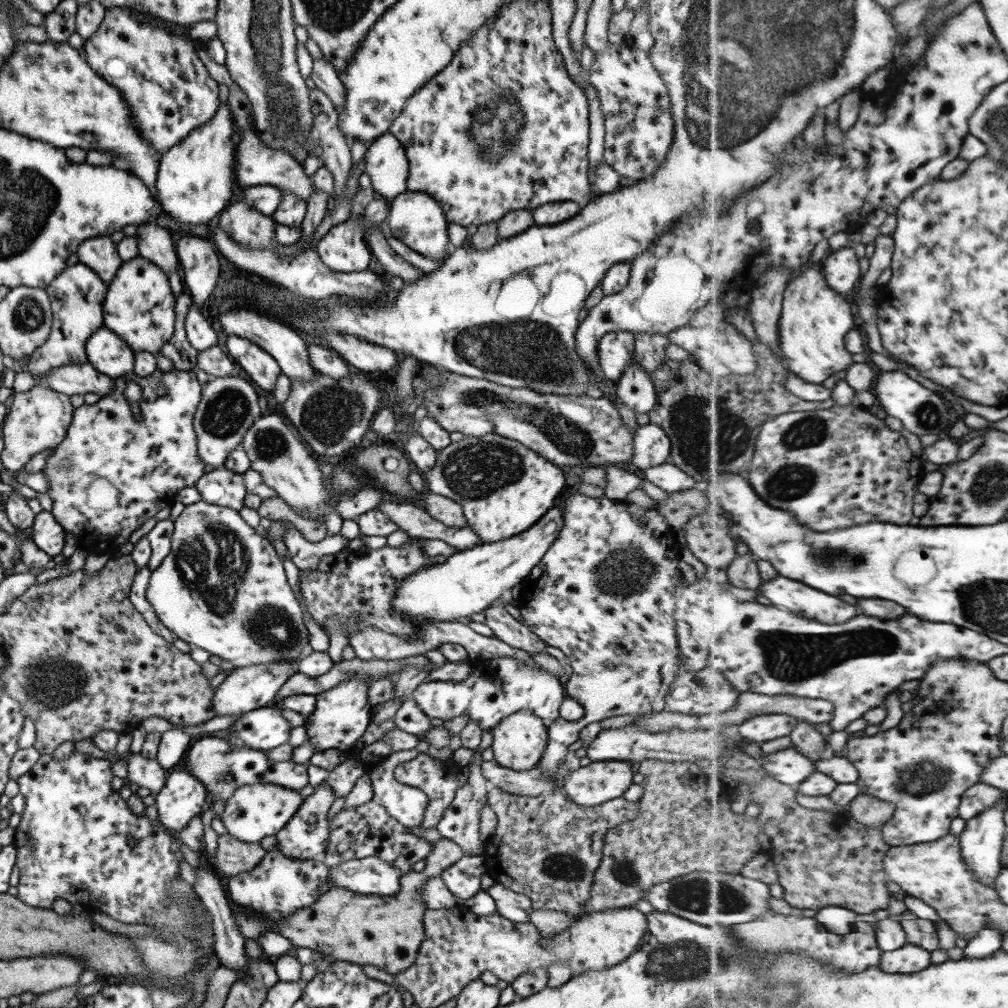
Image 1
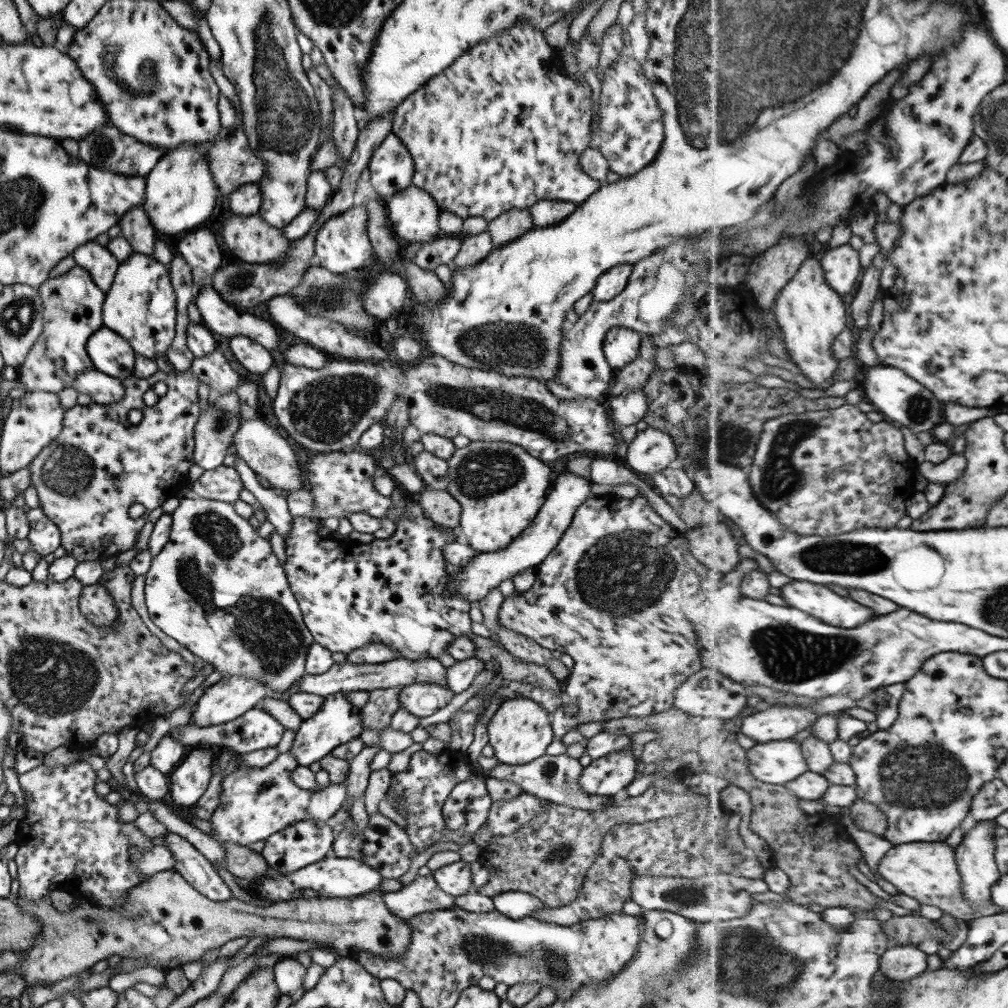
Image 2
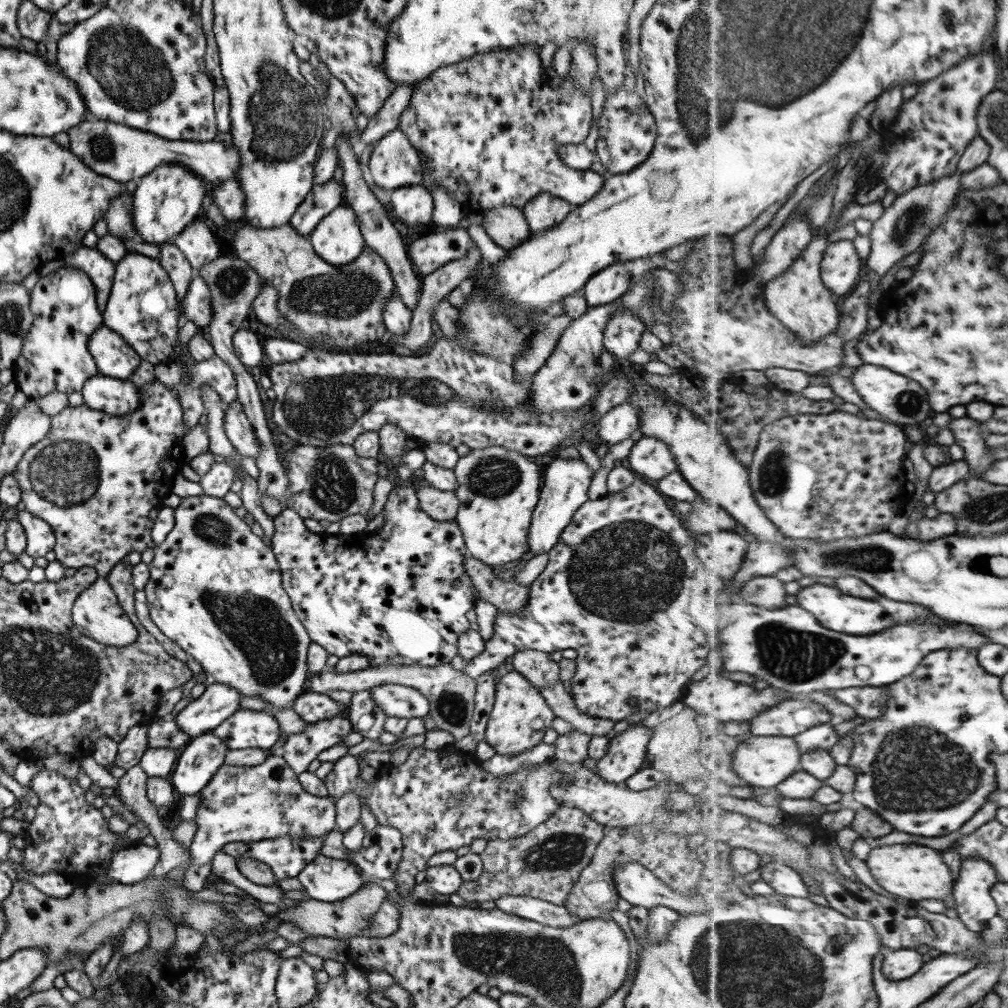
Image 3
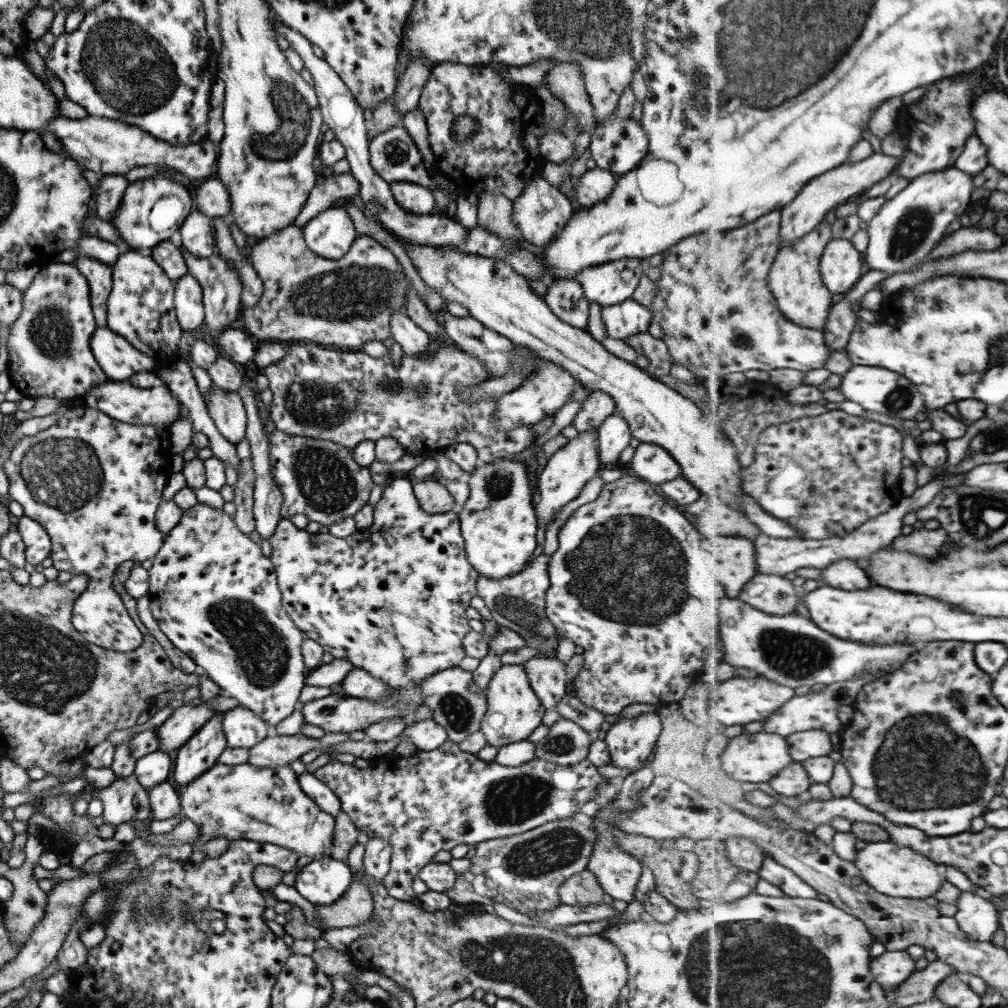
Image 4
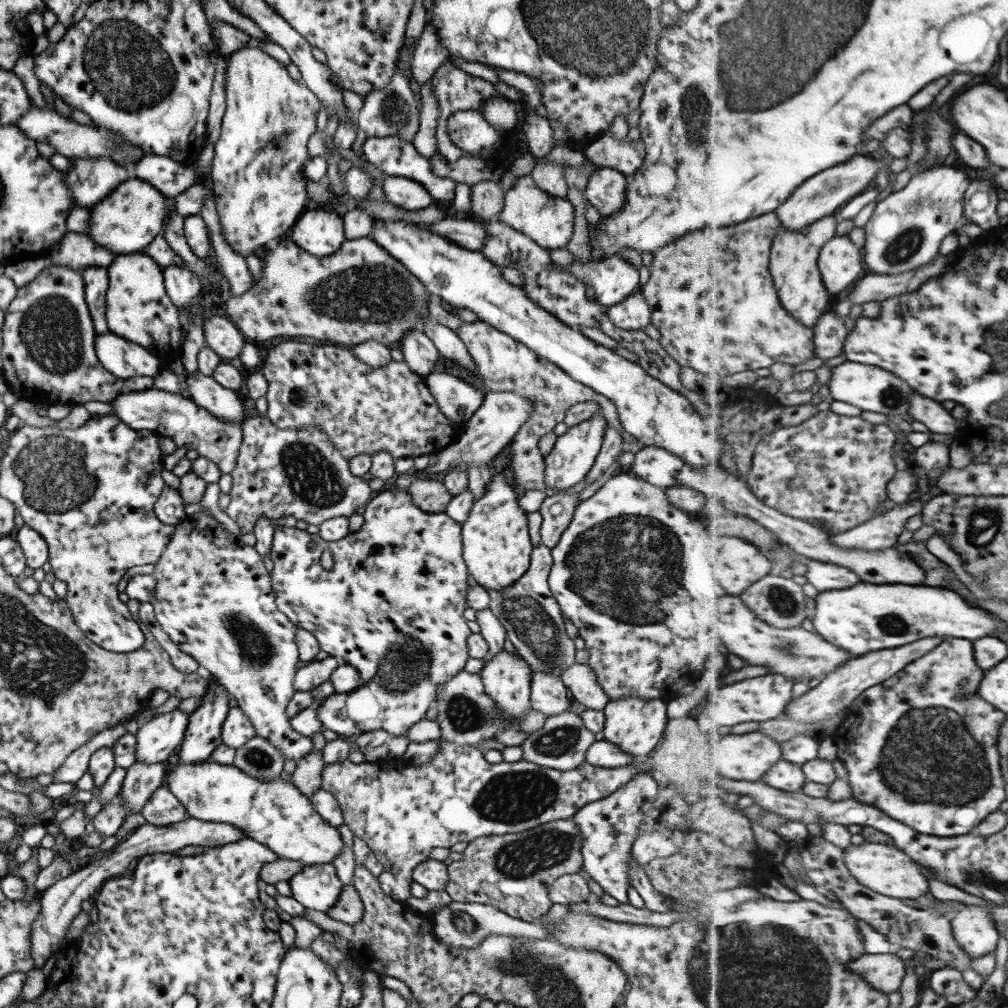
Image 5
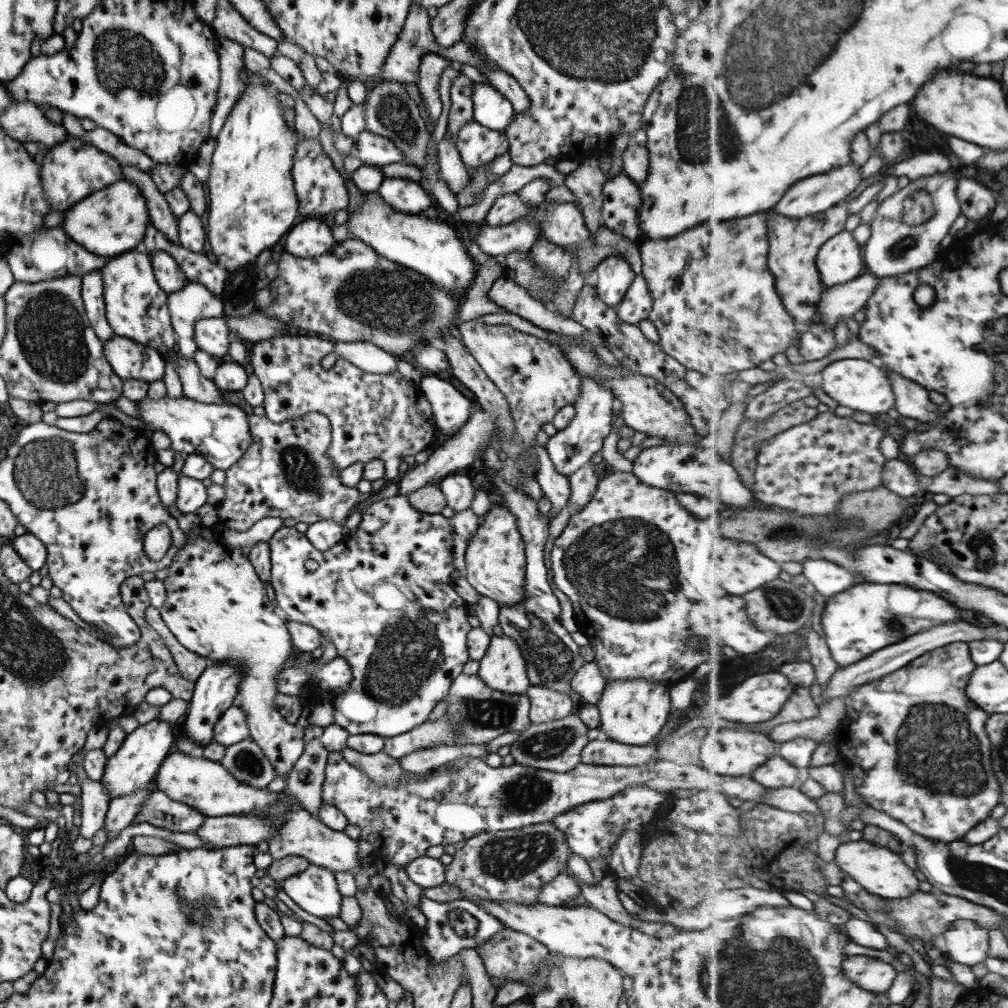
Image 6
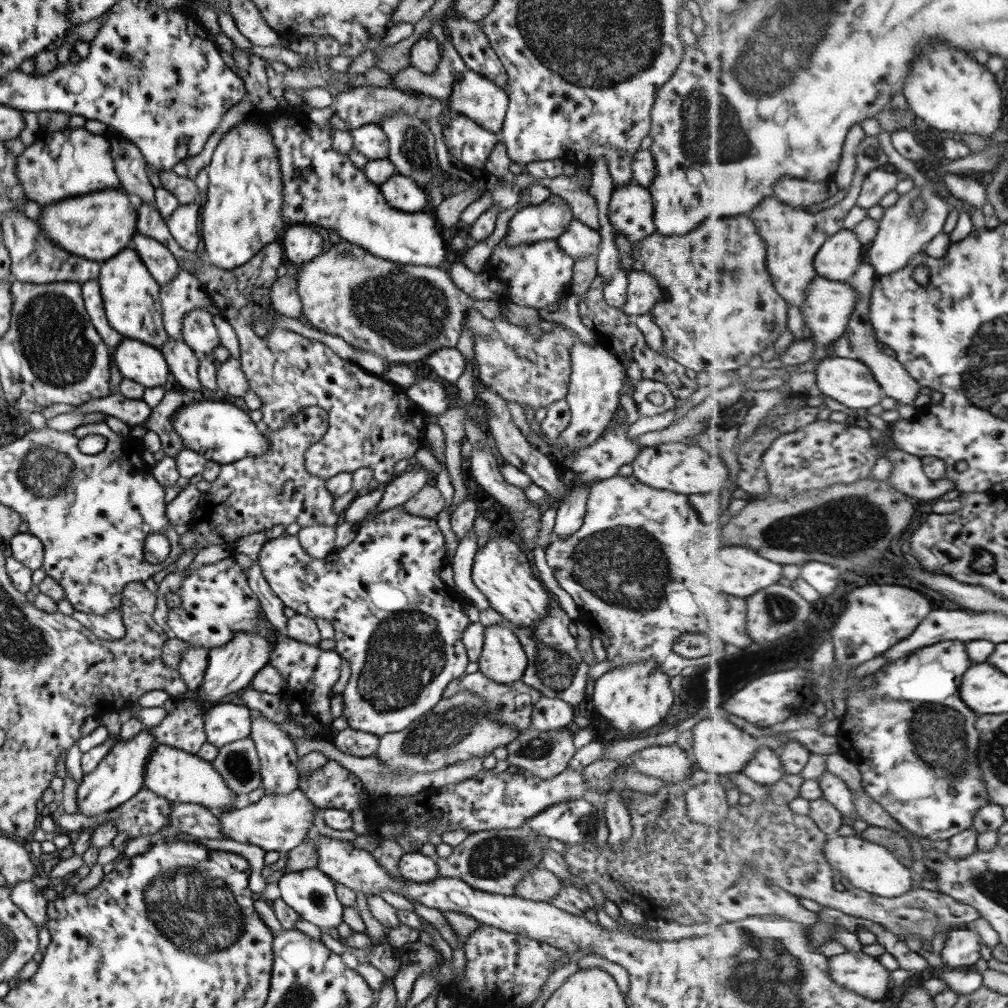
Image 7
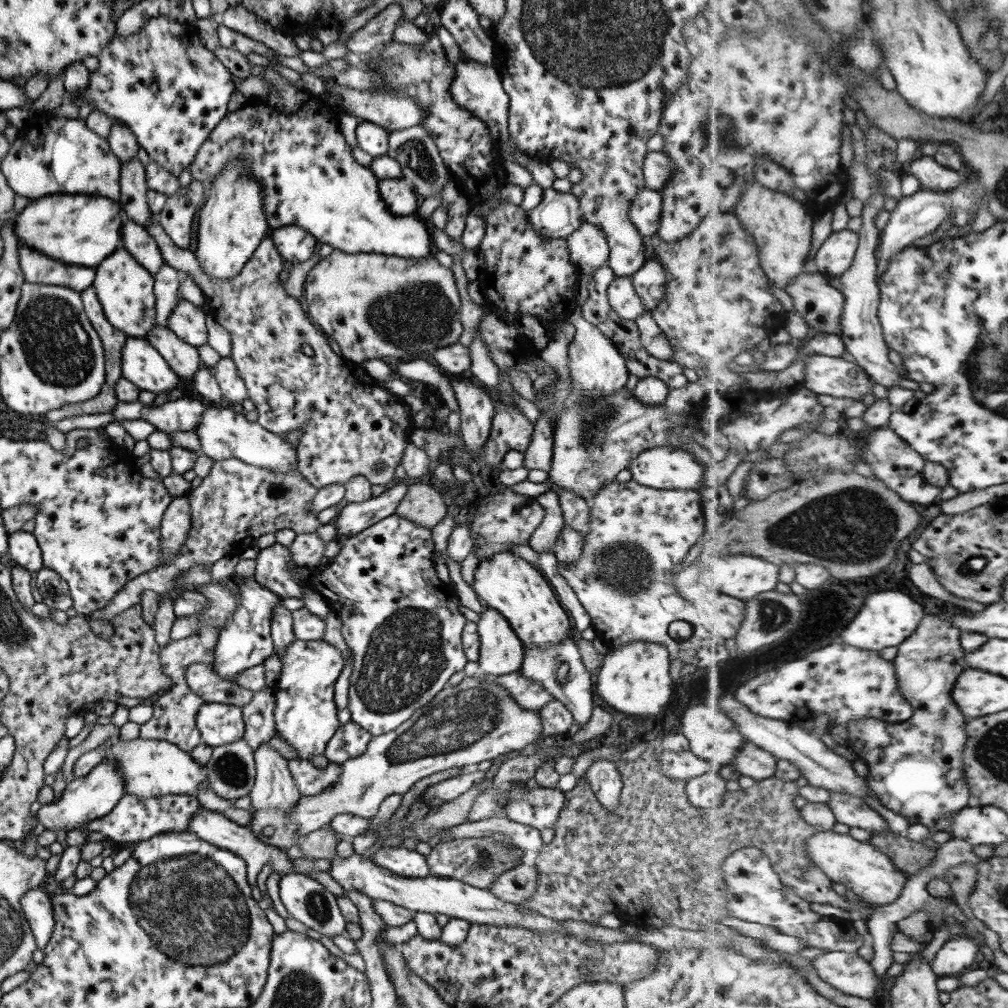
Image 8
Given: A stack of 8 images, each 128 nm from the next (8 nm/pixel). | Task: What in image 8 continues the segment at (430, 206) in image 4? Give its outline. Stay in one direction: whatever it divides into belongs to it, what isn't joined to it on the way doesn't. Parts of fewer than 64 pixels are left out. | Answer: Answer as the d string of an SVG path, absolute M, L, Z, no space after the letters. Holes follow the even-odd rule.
M402 179L378 180L378 193L386 209L395 216L415 213L420 199Z

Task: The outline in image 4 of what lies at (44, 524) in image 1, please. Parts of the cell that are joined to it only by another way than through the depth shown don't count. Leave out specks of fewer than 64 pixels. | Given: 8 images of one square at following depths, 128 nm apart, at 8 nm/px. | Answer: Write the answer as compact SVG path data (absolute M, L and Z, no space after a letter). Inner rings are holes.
M23 515L18 519L16 532L23 541L25 561L30 565L38 565L49 556L51 548L49 536L32 518Z

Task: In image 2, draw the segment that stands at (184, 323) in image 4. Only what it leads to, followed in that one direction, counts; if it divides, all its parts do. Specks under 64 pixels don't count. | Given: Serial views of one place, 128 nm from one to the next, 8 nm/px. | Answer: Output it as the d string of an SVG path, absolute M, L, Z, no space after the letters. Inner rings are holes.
M213 287L200 288L194 298L202 325L212 332L230 339L234 336L246 336L264 346L274 356L279 355L279 332L276 325L264 316L252 316L243 310L235 310L221 300Z

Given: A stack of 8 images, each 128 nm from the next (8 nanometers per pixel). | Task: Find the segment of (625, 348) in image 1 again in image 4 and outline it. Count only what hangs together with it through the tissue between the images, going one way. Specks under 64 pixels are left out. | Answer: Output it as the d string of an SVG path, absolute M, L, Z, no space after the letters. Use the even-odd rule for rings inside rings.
M629 298L608 307L602 307L601 321L604 334L622 340L635 333L645 333L652 321L652 312Z

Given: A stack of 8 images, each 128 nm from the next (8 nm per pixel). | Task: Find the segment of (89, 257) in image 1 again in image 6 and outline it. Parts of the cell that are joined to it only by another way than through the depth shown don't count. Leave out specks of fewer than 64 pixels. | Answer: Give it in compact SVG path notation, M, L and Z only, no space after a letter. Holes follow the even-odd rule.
M86 272L80 277L80 297L95 336L102 341L114 337L114 332L104 317L102 278L99 272Z

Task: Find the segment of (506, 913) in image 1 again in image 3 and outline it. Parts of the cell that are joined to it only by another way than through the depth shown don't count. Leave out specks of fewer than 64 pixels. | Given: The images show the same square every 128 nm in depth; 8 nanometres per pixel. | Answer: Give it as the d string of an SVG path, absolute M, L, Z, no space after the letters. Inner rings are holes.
M500 896L494 900L497 909L519 918L538 922L545 926L567 928L580 922L578 916L568 913L564 905L554 905L529 896Z

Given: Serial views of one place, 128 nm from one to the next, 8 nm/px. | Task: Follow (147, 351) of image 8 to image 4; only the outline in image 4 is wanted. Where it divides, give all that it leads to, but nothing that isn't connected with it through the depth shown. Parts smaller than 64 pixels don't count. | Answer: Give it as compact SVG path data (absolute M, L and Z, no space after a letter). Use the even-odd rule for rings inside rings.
M106 326L95 327L89 346L95 362L111 381L126 381L136 372L155 371L159 366Z

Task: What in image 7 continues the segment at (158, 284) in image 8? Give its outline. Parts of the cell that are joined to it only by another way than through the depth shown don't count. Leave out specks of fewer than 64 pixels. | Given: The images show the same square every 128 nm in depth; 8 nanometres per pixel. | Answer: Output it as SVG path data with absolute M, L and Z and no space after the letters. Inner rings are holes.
M180 269L168 283L158 288L158 299L163 310L161 321L169 337L181 339L181 320L191 310L203 310L210 315L217 309L204 293L201 283L189 272Z

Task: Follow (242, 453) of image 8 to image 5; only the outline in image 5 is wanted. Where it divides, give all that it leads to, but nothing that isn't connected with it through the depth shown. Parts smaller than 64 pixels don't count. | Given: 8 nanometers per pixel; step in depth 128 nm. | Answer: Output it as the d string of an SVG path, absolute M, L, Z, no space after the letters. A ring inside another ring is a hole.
M156 388L145 390L123 390L111 402L115 415L123 424L133 430L153 431L159 436L169 437L176 448L186 446L195 450L199 457L210 460L219 469L220 474L230 474L236 463L239 447L242 443L242 421L225 422L214 417L208 410L197 406L188 397L172 392L163 392Z

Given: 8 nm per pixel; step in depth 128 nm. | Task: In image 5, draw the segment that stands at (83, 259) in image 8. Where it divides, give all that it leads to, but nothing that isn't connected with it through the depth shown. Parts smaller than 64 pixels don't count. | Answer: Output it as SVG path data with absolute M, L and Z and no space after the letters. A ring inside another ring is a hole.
M128 179L88 208L89 226L84 234L114 254L137 253L141 248L144 249L154 236L162 234L171 209L174 210L172 198L164 196L143 180Z

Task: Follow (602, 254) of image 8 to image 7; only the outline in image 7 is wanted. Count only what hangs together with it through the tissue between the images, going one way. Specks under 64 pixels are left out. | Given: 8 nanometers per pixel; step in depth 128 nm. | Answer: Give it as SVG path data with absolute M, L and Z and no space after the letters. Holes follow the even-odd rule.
M571 219L565 232L556 238L559 248L574 261L598 253L600 234L577 219Z

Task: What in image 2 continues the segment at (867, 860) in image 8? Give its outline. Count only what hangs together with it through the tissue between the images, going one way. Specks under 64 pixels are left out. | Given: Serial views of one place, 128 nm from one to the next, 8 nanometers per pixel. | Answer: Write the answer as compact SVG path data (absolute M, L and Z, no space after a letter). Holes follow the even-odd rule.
M945 842L933 843L905 843L893 845L879 861L878 872L882 877L894 885L899 893L916 898L921 904L937 906L953 918L959 918L967 926L976 918L1001 914L1007 910L995 903L988 906L971 904L964 897L960 866L955 858L955 850Z

